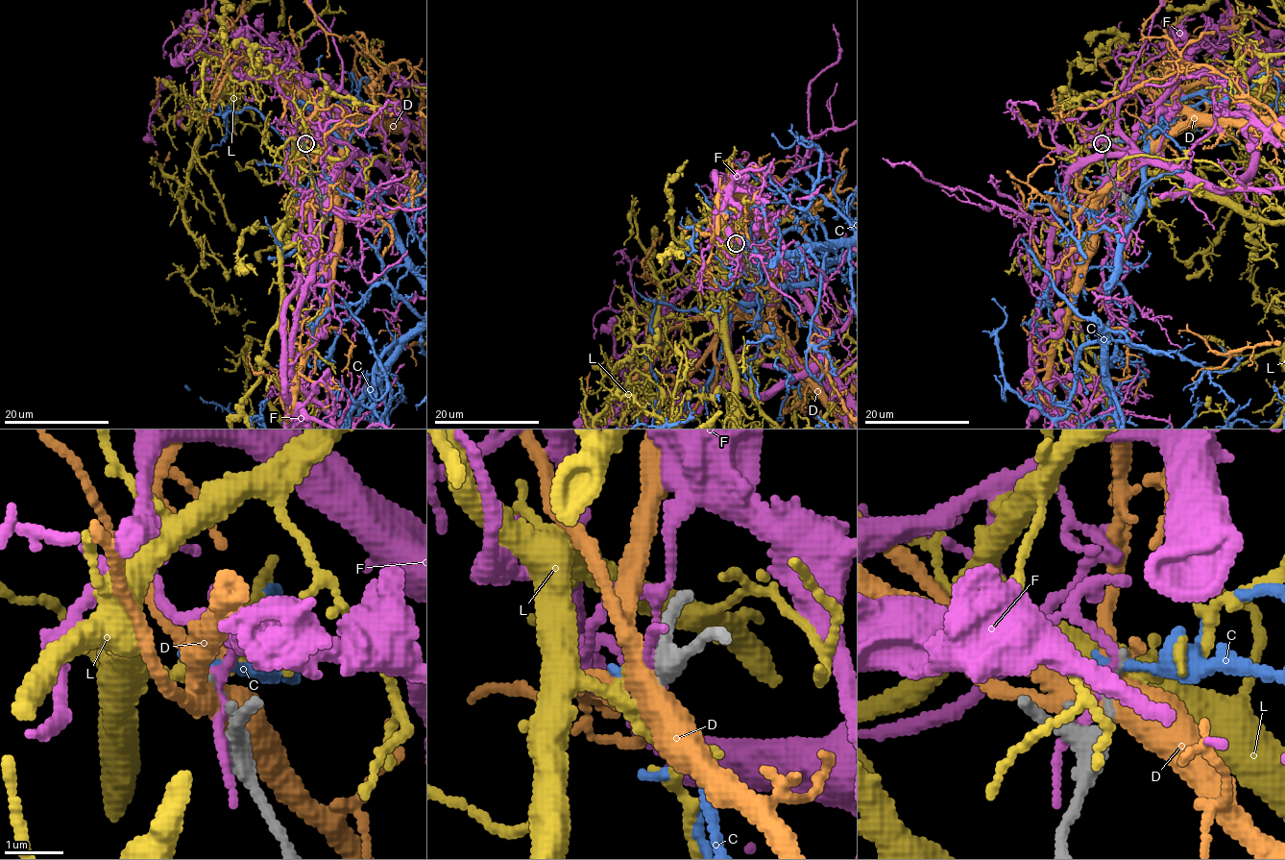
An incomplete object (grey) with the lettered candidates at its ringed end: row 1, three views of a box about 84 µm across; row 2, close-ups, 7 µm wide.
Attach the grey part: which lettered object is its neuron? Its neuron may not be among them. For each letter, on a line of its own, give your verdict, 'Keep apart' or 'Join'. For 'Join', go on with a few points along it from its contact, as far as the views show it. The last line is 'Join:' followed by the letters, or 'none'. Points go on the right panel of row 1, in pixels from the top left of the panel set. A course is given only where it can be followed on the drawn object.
C: Keep apart
D: Keep apart
F: Keep apart
L: Keep apart
Join: none

